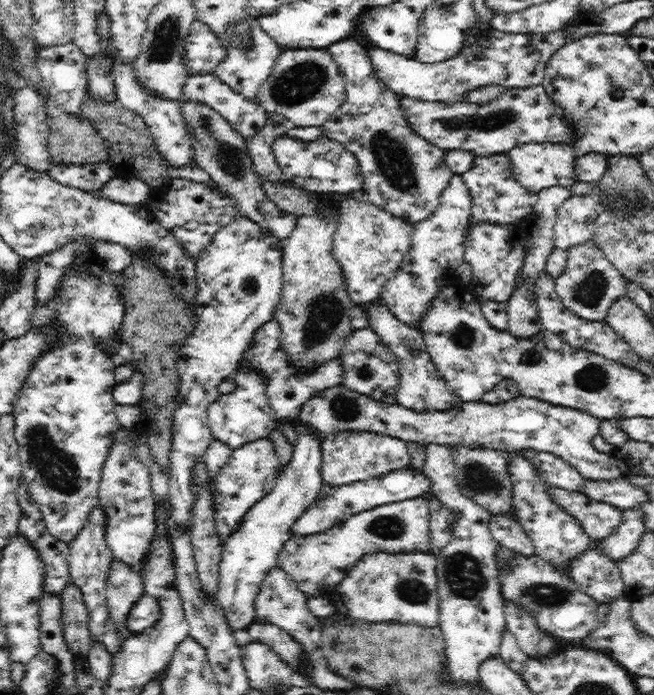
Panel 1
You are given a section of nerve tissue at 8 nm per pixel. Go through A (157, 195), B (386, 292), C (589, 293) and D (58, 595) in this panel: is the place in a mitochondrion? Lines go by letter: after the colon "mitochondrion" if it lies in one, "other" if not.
A: other
B: other
C: mitochondrion
D: other

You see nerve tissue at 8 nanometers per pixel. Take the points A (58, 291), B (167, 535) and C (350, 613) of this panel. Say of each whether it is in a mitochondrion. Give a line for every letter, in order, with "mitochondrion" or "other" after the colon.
A: other
B: other
C: other

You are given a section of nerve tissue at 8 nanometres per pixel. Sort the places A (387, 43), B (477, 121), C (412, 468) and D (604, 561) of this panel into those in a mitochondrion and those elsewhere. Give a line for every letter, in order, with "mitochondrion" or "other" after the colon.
A: other
B: mitochondrion
C: other
D: other

